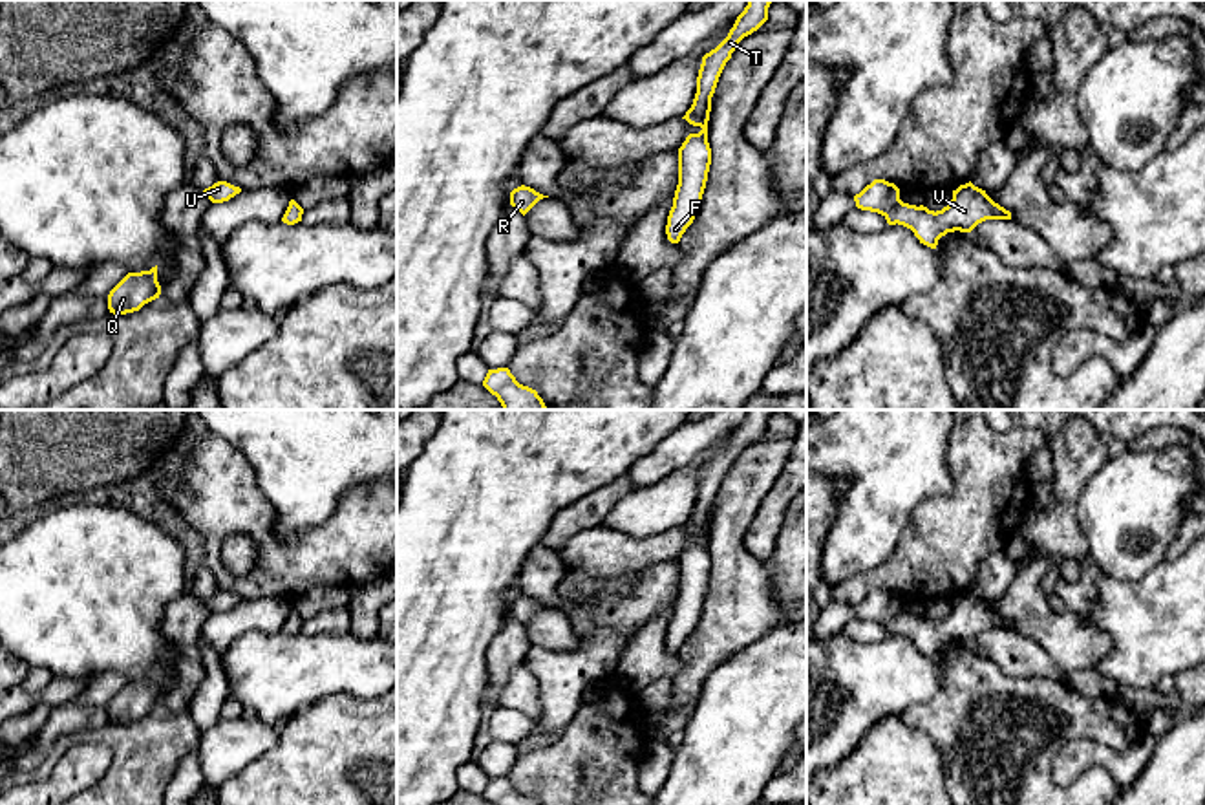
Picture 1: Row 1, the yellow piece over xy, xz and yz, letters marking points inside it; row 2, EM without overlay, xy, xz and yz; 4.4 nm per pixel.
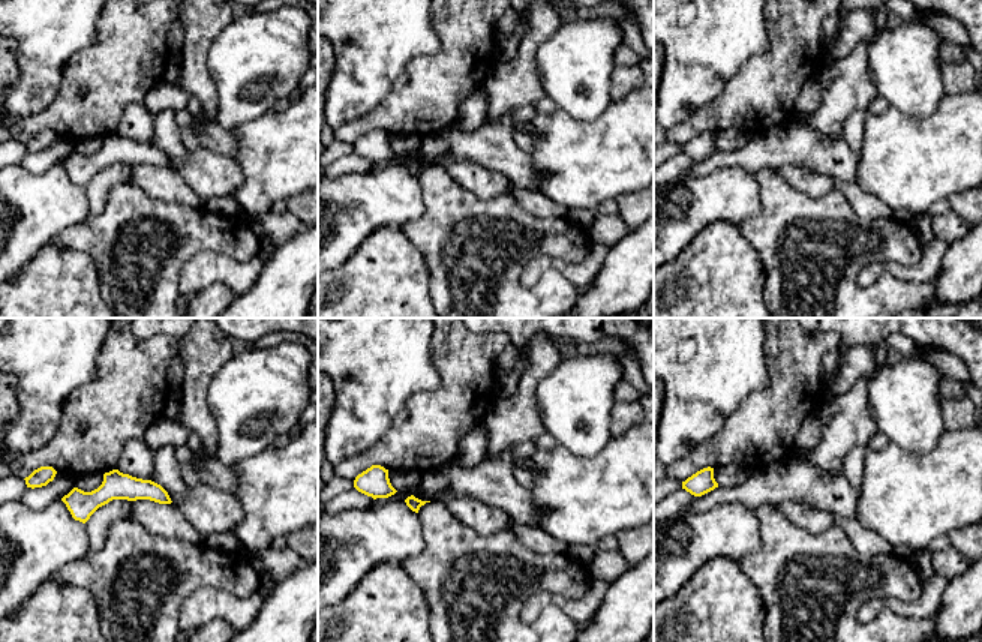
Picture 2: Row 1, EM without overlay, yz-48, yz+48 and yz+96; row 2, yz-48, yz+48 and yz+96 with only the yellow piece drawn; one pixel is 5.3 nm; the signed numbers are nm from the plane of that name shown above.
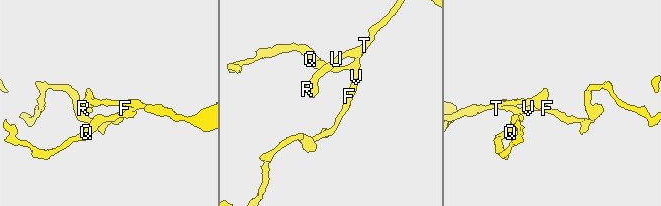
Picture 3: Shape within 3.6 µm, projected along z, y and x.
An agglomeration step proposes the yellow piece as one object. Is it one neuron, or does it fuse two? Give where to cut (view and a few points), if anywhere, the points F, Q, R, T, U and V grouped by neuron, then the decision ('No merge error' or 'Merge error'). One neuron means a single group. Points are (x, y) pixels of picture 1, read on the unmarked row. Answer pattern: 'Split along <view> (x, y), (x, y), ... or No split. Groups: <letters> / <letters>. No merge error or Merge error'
No split. Groups: F Q R T U V. No merge error

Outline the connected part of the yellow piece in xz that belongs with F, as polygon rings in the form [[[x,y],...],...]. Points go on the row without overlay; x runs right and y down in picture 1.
[[[748,410],[748,415],[737,426],[728,446],[715,459],[702,467],[693,514],[682,527],[689,534],[700,536],[702,540],[698,543],[689,543],[678,558],[678,595],[666,635],[666,644],[671,653],[680,651],[702,613],[711,574],[708,531],[711,521],[711,507],[715,503],[719,487],[739,452],[757,441],[768,430],[768,417],[772,412],[773,410]]]

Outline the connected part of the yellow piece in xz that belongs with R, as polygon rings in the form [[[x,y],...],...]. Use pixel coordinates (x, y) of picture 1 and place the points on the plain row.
[[[521,595],[510,602],[510,615],[525,626],[543,607],[549,606],[543,606],[534,598]]]

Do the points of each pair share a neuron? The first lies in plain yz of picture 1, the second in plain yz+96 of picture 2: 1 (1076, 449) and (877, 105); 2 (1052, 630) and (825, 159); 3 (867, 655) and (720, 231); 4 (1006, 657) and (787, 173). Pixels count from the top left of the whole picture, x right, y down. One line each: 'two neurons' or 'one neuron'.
1: two neurons
2: one neuron
3: two neurons
4: one neuron

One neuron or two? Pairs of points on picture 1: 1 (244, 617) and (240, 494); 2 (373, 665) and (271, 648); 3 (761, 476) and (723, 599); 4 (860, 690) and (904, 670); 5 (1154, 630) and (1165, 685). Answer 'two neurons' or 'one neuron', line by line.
1: two neurons
2: one neuron
3: one neuron
4: one neuron
5: two neurons

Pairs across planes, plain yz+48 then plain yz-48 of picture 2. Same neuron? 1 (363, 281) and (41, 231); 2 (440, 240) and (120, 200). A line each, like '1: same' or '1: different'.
1: different
2: same

